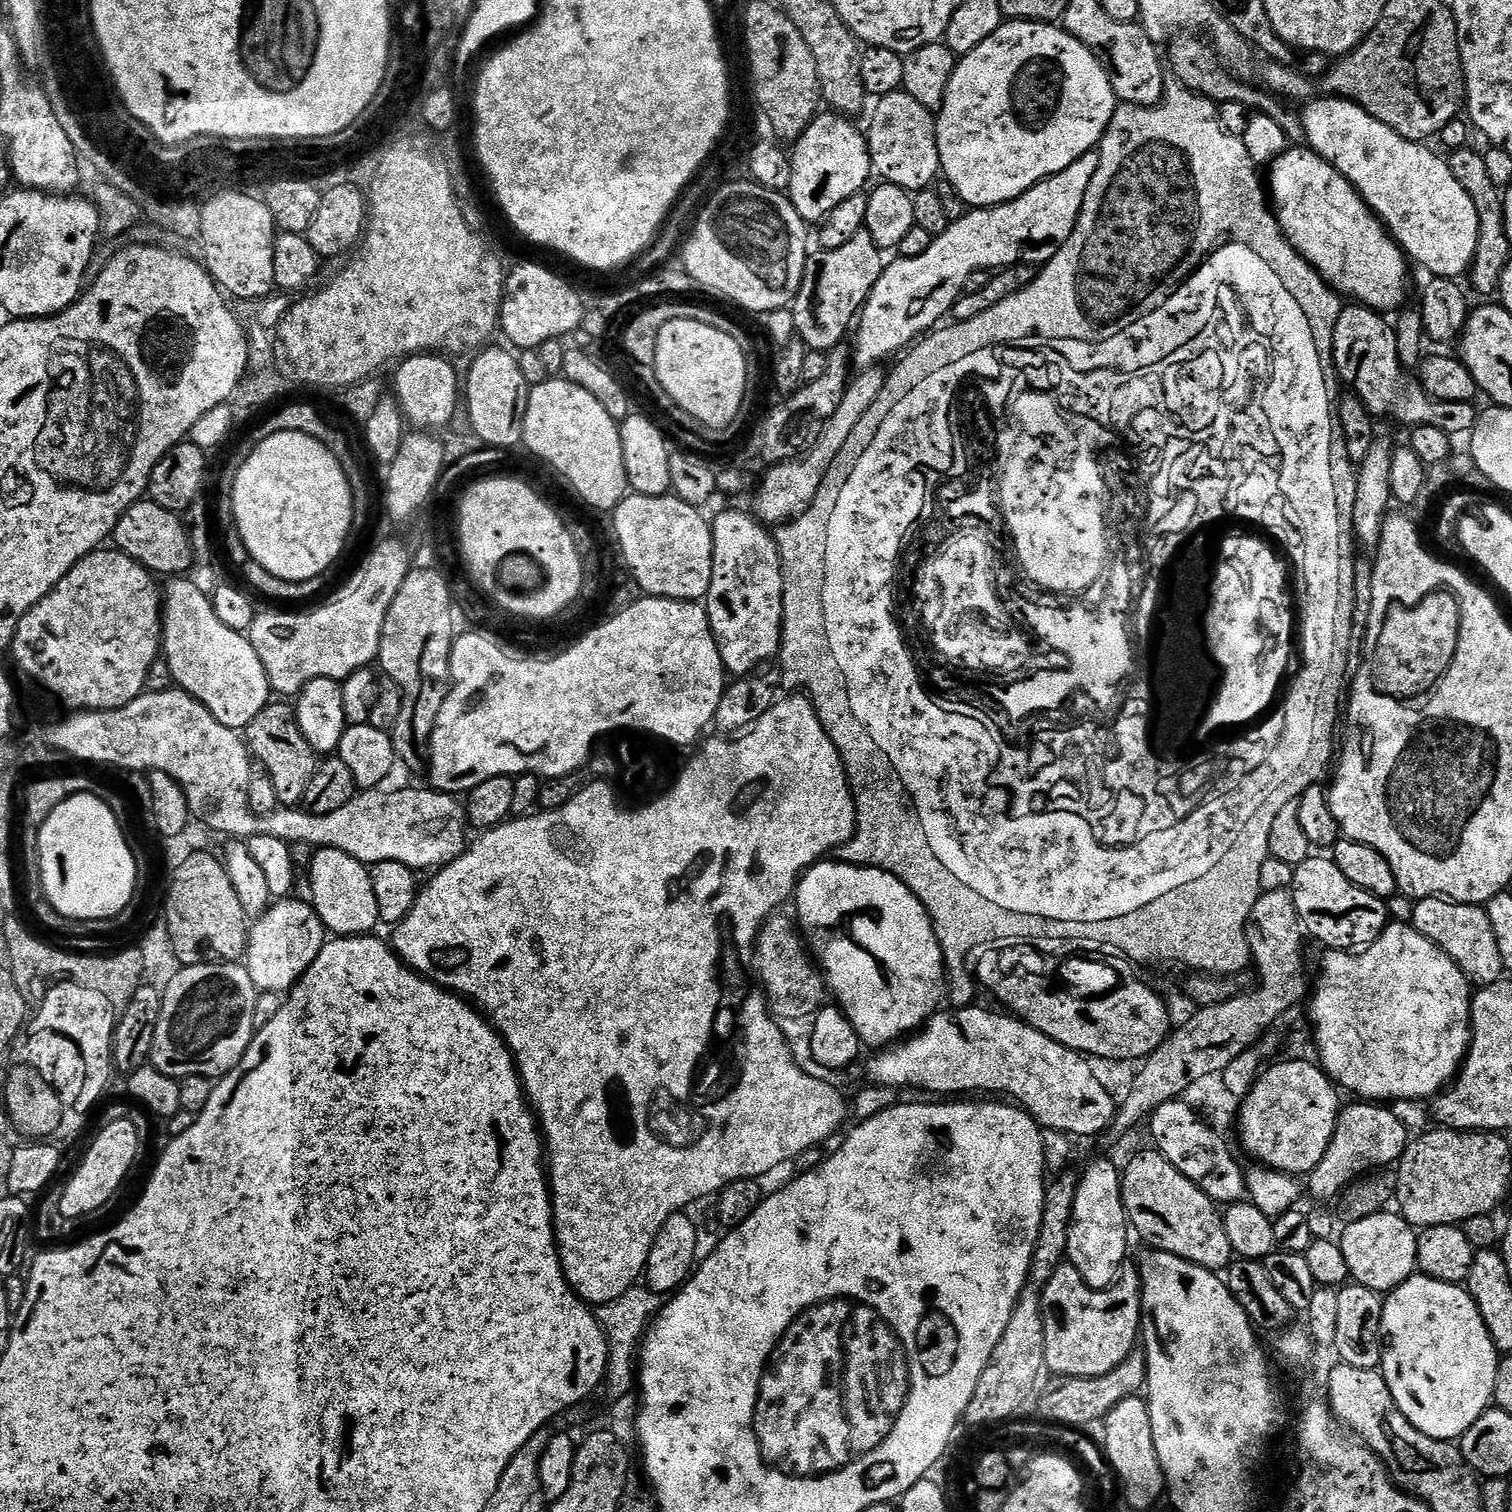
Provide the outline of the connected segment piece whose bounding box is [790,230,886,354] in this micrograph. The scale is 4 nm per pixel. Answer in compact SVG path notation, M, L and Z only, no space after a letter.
M862 230L846 242L846 246L838 246L838 250L816 250L809 255L808 261L804 263L804 273L798 294L791 302L791 310L794 314L794 326L796 335L803 340L811 351L823 352L825 354L833 348L839 348L845 343L844 335L849 335L854 321L859 317L861 308L868 301L872 293L872 287L878 282L878 278L884 273L886 267L885 253L870 238L867 230Z

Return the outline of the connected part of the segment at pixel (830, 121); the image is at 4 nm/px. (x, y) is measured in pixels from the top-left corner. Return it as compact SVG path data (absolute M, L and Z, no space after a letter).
M831 110L821 111L795 141L793 148L796 149L791 149L792 169L786 195L805 222L823 221L838 202L846 202L846 198L861 191L868 176L873 175L865 133L852 124L855 123L847 116Z

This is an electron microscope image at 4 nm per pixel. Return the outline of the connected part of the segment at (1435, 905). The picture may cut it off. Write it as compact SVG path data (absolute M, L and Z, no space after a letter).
M1427 896L1413 903L1410 923L1418 930L1418 934L1430 938L1430 942L1434 942L1446 954L1450 954L1450 958L1454 958L1462 974L1466 974L1468 983L1477 989L1490 986L1505 975L1502 954L1498 954L1498 942L1494 938L1494 929L1490 927L1487 907L1478 904L1459 904L1456 900L1446 900L1442 896Z

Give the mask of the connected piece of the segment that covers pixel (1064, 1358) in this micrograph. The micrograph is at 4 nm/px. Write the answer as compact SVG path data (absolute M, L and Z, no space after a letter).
M1126 1262L1120 1267L1120 1275L1108 1288L1091 1288L1074 1270L1070 1263L1059 1264L1054 1274L1044 1283L1040 1294L1040 1309L1044 1323L1046 1350L1044 1367L1057 1377L1062 1376L1101 1376L1110 1374L1137 1347L1142 1332L1142 1313L1140 1311L1140 1274L1135 1263Z

